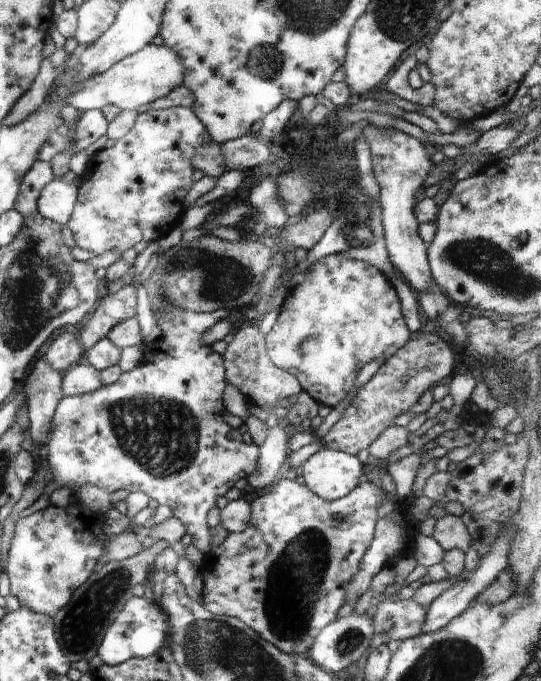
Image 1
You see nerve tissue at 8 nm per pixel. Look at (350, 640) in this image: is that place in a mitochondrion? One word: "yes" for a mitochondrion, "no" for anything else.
yes

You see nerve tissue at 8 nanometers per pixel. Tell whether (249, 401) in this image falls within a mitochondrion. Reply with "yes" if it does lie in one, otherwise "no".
no

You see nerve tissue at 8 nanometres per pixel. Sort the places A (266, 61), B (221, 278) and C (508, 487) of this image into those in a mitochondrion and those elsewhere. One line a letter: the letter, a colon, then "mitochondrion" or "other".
A: mitochondrion
B: mitochondrion
C: other

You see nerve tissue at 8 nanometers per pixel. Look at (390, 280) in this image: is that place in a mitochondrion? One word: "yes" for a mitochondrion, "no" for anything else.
no

